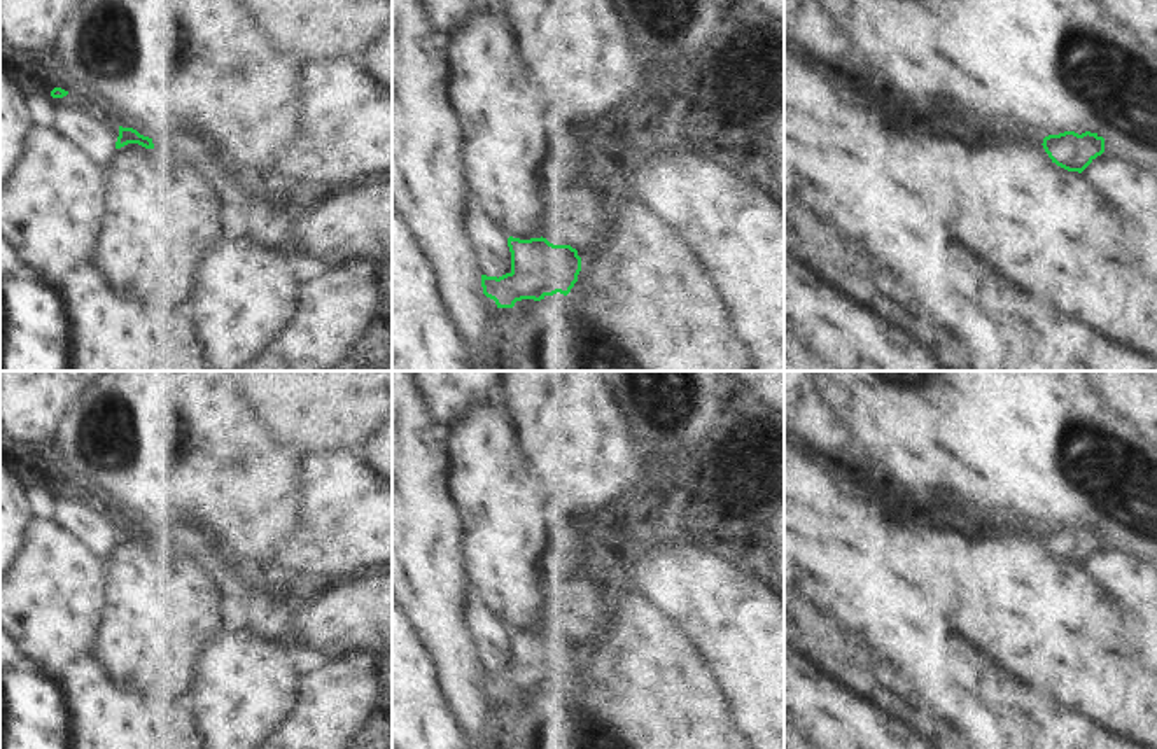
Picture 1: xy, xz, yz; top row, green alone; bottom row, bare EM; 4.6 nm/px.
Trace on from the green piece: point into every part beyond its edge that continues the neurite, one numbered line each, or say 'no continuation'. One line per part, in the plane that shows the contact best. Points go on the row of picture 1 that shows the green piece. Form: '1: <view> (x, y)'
1: xz (580, 214)

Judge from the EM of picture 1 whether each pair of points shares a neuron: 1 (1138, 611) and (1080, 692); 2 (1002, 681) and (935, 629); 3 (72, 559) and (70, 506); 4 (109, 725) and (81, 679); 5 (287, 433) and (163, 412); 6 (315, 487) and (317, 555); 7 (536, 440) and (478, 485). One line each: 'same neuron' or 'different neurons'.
1: different neurons
2: different neurons
3: different neurons
4: same neuron
5: different neurons
6: same neuron
7: different neurons

